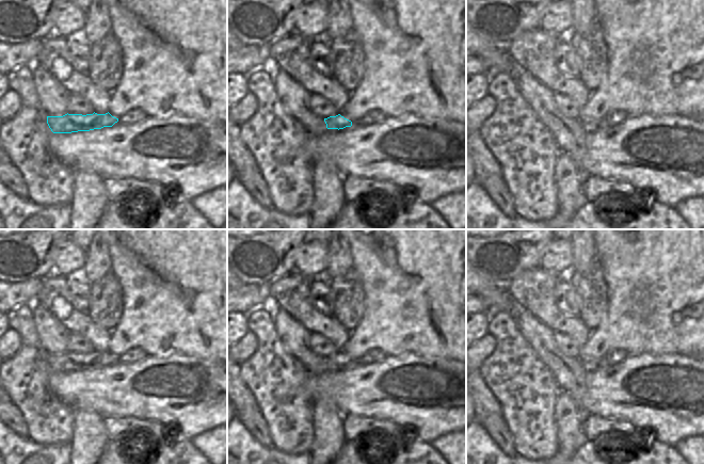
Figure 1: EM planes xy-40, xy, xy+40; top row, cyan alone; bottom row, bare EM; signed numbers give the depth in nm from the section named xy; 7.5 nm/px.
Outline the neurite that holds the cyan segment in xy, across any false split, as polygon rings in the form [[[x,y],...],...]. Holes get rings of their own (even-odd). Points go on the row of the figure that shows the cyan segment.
[[[340,114],[336,116],[330,116],[327,118],[324,118],[324,122],[326,124],[327,129],[353,129],[355,127],[362,127],[362,122],[352,123],[351,121],[345,118]]]

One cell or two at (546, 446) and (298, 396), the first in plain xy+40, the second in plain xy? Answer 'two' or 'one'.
one

